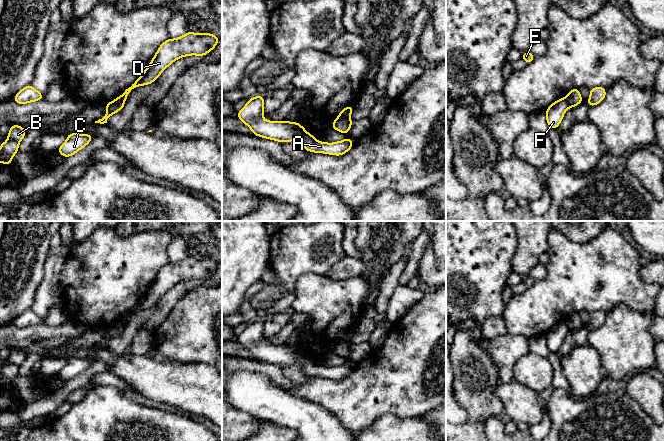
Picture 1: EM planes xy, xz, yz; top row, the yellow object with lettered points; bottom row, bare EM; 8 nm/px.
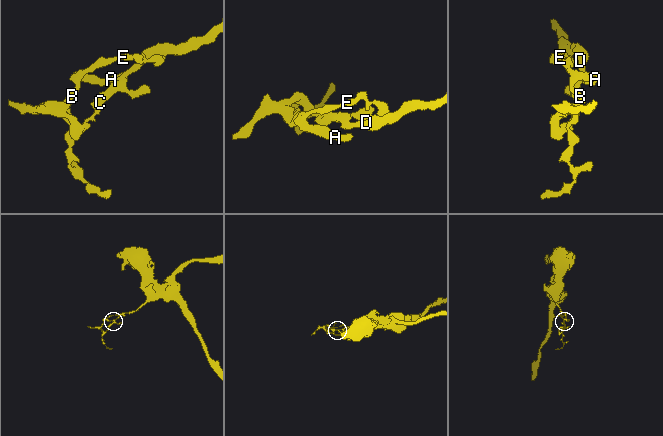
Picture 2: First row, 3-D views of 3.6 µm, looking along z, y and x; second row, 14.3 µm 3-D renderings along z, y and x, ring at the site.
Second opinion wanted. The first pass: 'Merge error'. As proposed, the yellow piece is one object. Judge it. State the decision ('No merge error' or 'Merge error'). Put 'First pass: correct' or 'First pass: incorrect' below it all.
Merge error
First pass: correct

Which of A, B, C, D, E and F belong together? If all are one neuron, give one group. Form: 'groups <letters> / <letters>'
groups A B C E F / D

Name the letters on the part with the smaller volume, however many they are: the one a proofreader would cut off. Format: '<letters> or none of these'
A, B, C, E, F

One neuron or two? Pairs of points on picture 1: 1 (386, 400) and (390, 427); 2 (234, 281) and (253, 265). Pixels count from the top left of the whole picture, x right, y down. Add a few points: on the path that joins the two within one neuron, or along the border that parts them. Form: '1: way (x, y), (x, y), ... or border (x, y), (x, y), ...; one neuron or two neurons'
1: border (411, 416), (385, 414), (368, 426); two neurons
2: way (239, 276), (248, 267); one neuron

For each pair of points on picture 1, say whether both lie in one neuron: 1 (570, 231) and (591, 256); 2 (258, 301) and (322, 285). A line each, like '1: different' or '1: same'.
1: different
2: different

